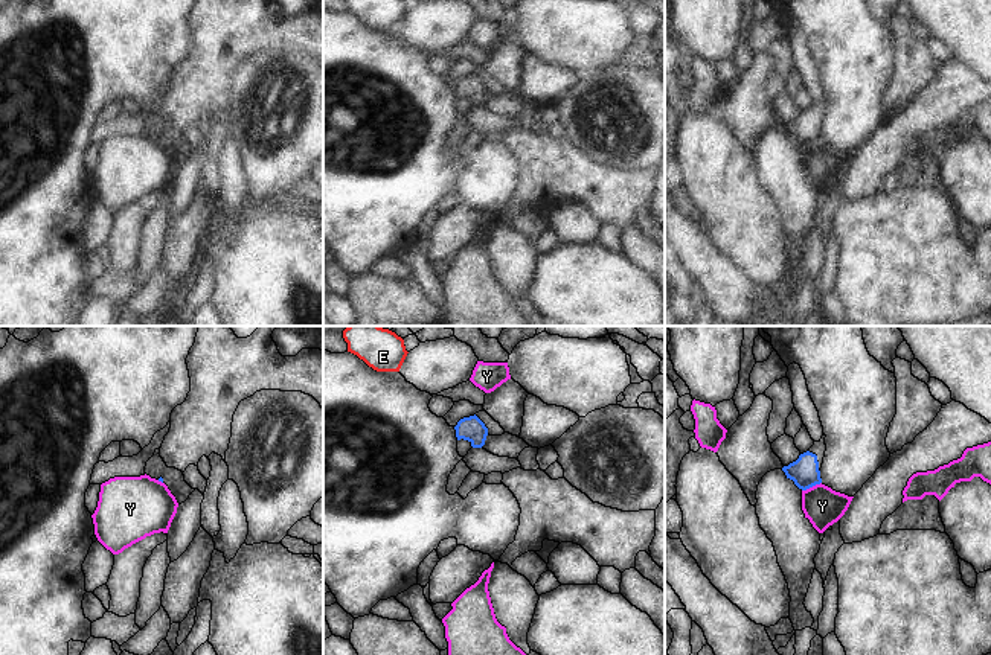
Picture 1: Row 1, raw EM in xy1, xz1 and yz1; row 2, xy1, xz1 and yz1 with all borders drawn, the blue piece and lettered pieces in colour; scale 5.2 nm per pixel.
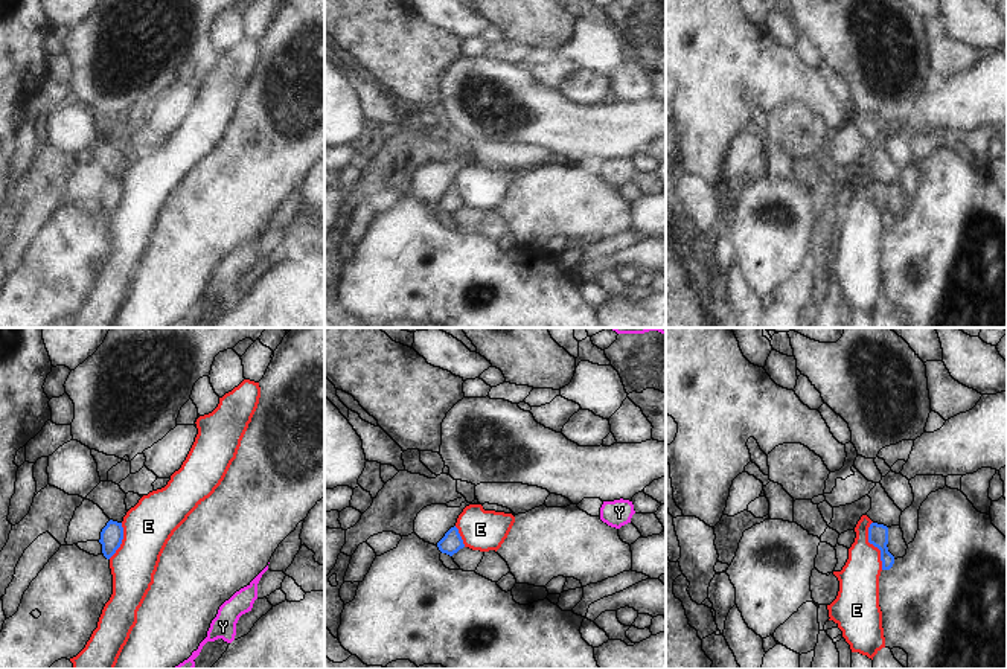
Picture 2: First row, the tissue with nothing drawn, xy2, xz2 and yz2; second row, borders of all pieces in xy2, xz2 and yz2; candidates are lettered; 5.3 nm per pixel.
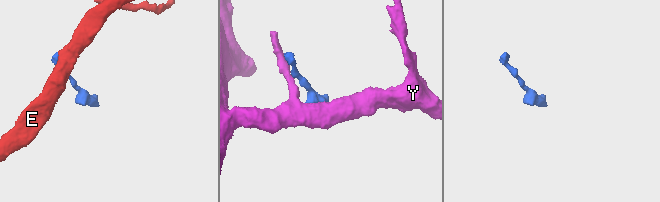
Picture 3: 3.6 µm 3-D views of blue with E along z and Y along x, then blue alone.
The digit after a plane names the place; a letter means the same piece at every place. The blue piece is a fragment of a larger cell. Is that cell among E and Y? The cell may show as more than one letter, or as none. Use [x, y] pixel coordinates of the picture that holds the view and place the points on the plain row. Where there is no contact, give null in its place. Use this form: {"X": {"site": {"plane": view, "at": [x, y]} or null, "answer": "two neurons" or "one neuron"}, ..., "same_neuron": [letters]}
{"E": {"site": {"plane": "yz2", "at": [873, 203]}, "answer": "two neurons"}, "Y": {"site": {"plane": "yz1", "at": [811, 145]}, "answer": "two neurons"}, "same_neuron": []}

